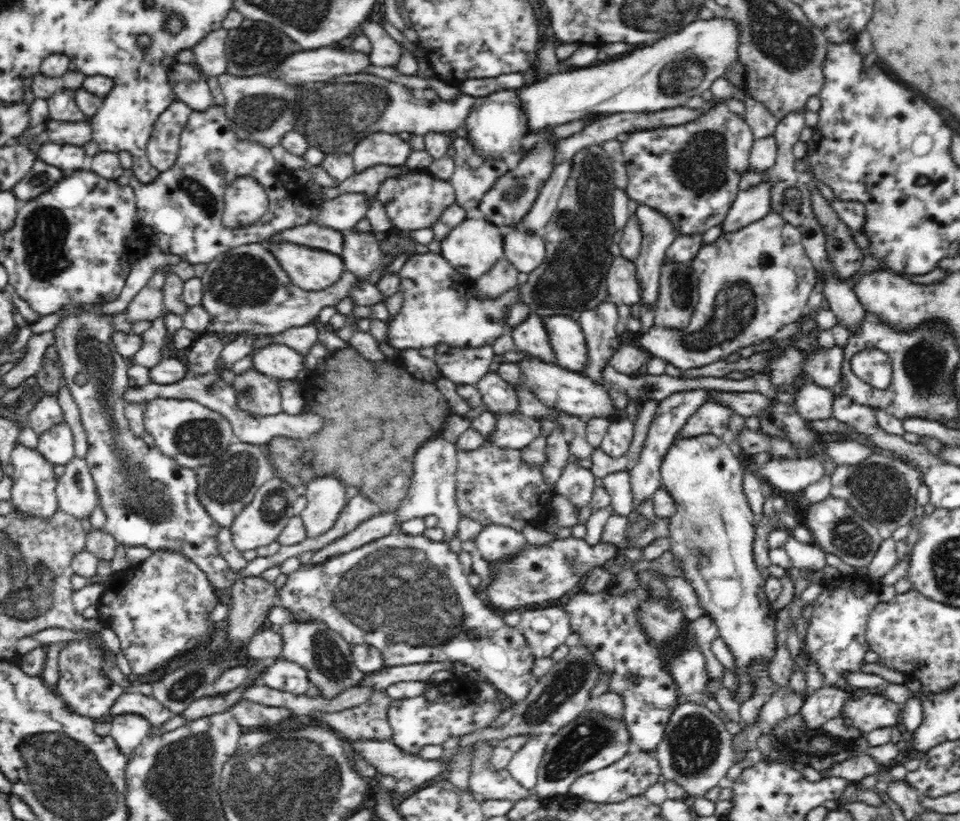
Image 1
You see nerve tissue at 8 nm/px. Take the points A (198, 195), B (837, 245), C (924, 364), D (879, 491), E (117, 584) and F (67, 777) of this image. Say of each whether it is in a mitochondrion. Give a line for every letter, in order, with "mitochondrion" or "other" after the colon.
A: mitochondrion
B: other
C: mitochondrion
D: mitochondrion
E: other
F: mitochondrion

